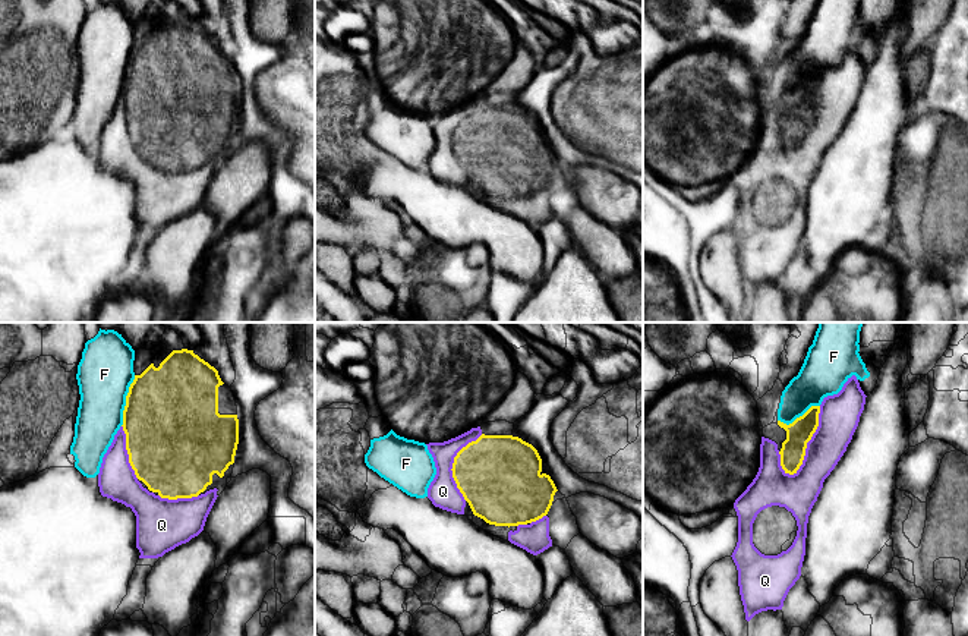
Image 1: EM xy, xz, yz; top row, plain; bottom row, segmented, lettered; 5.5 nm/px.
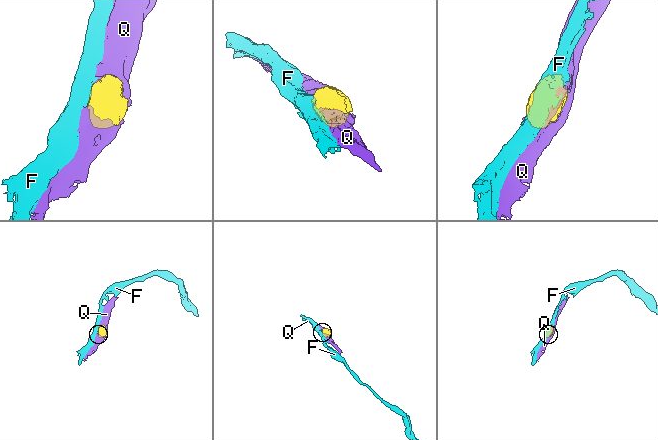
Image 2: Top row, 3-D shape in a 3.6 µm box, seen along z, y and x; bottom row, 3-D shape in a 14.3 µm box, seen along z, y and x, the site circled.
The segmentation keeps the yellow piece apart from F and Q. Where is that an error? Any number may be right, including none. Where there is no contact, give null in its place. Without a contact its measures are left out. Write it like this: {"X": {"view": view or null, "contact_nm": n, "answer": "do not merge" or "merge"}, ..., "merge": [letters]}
{"F": {"view": "xy", "contact_nm": 300, "answer": "do not merge"}, "Q": {"view": "yz", "contact_nm": 420, "answer": "merge"}, "merge": ["Q"]}

